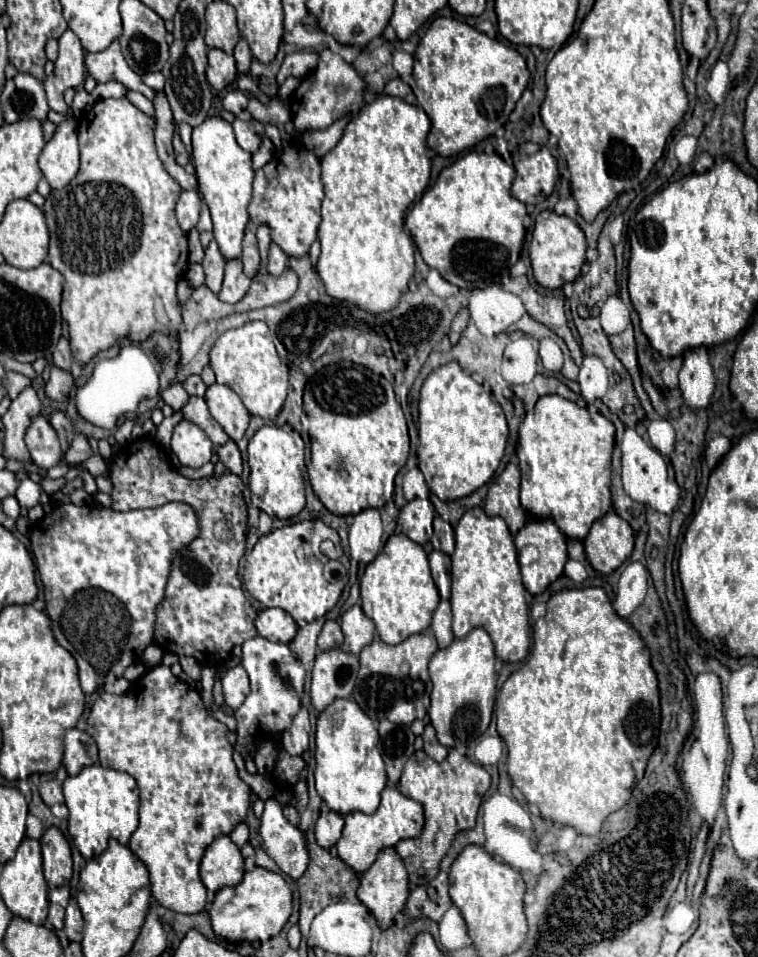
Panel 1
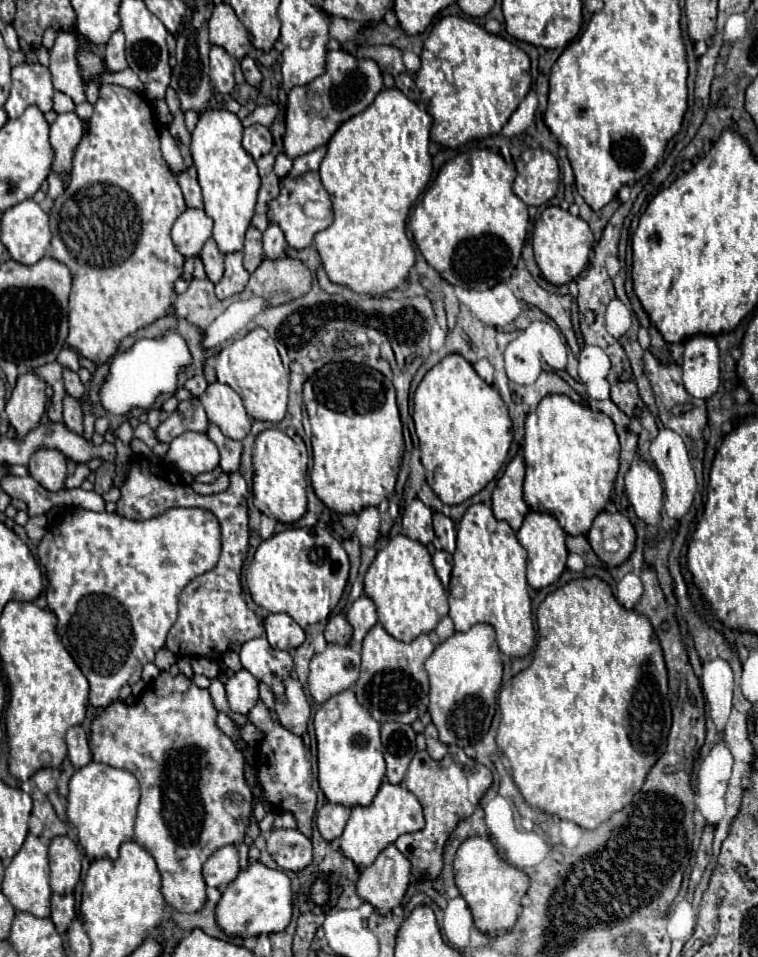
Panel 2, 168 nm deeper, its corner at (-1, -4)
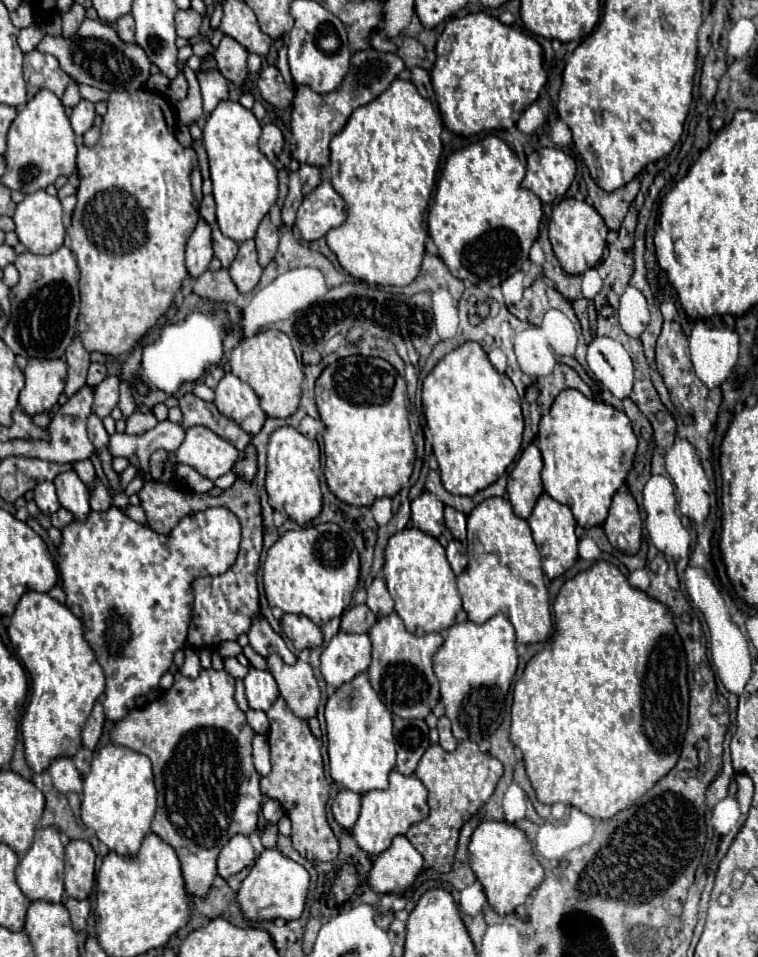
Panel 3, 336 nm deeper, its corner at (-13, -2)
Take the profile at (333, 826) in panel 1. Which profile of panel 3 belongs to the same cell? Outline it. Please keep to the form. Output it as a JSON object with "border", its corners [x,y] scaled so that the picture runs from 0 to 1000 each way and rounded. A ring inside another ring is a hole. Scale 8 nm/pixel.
{"border":[[[450,825],[437,842],[437,848],[439,848],[439,855],[442,859],[455,865],[455,867],[463,867],[471,859],[471,853],[474,853],[474,844],[476,844],[476,832],[463,828],[463,825]]]}

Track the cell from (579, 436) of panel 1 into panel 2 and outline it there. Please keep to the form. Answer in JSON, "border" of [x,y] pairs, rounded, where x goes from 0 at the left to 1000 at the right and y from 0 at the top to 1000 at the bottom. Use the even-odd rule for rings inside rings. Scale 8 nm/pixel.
{"border":[[[724,412],[711,420],[706,431],[695,435],[693,441],[693,462],[690,462],[690,474],[695,485],[690,508],[693,525],[698,527],[701,533],[732,539],[748,558],[753,560],[774,558],[785,539],[798,531],[806,518],[817,491],[817,470],[819,470],[817,458],[809,439],[803,435],[798,435],[790,428],[772,426],[743,412]]]}

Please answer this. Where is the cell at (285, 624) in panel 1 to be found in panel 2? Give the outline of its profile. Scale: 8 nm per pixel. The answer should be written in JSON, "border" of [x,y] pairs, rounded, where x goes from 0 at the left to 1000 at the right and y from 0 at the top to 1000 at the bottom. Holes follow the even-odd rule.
{"border":[[[355,642],[350,646],[355,673],[365,679],[387,679],[402,671],[402,660],[381,642]]]}

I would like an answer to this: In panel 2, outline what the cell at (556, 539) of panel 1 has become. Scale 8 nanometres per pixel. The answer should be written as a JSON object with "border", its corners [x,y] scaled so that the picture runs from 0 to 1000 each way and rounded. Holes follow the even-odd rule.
{"border":[[[698,535],[690,543],[690,550],[682,556],[687,571],[695,575],[695,608],[711,617],[737,606],[745,596],[748,587],[748,573],[745,573],[745,556],[737,550],[735,541],[719,535]]]}

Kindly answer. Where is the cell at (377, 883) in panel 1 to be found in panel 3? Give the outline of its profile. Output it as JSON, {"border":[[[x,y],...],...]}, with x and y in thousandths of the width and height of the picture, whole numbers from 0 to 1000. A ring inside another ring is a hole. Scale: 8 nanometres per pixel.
{"border":[[[524,874],[518,882],[495,897],[487,911],[487,926],[497,934],[532,934],[540,930],[558,907],[558,894],[534,874]]]}

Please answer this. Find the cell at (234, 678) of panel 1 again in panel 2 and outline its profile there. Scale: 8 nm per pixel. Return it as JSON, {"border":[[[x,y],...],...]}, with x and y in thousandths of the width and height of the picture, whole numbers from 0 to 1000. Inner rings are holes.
{"border":[[[315,700],[310,702],[299,713],[299,729],[302,729],[302,738],[307,744],[315,746],[328,746],[328,742],[336,738],[336,734],[342,731],[342,713],[339,708],[326,702],[326,700]]]}

